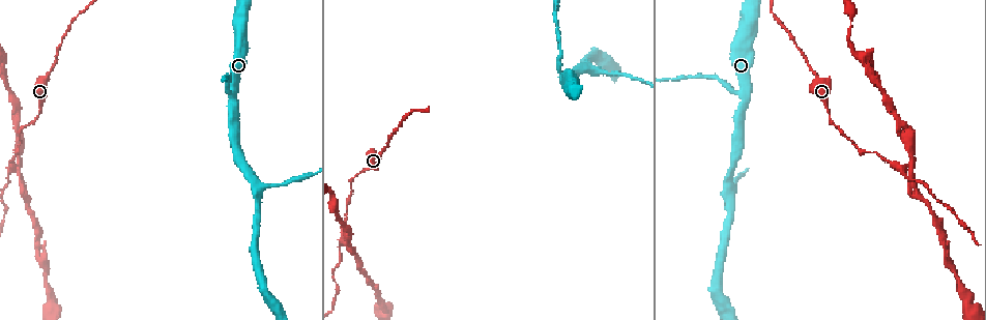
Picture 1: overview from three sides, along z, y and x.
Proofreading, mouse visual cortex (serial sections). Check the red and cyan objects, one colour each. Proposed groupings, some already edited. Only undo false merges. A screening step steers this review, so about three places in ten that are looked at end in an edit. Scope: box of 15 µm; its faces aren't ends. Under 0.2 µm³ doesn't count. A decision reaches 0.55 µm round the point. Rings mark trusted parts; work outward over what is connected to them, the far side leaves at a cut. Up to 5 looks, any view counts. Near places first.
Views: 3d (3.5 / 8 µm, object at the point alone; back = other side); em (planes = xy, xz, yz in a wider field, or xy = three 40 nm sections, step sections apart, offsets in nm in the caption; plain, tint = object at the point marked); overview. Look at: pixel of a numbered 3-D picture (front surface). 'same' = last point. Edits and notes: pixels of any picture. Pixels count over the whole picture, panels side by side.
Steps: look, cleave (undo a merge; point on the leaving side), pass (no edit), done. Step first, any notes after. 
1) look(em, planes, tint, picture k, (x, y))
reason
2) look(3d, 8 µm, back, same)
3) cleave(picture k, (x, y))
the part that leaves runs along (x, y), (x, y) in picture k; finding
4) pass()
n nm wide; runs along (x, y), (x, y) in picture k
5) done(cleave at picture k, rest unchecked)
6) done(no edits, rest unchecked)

look(3d, 8 µm, picture 1, (382, 152))
calibre changes

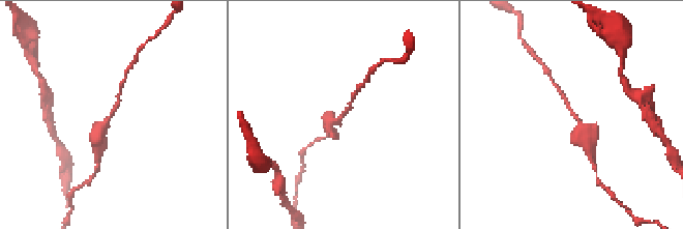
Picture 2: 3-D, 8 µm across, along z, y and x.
look(em, xy, step 5, tint, picture 2, (342, 117))
arms of 150, 450 nm; now the EM

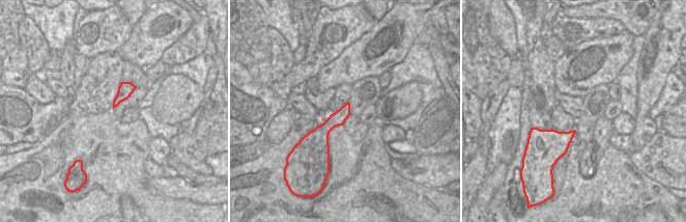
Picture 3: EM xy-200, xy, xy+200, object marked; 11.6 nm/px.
pass()
170 nm wide; runs along (586, 142), (562, 94) in picture 2; all the same cell

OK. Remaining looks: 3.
look(em, planes, tint, picture 1, (749, 90))
a fork

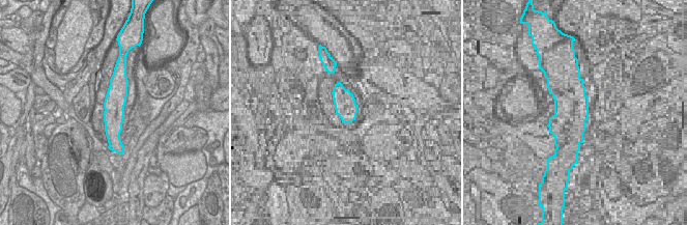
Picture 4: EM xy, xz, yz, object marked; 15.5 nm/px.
look(3d, 3.5 µm, same)
wider look

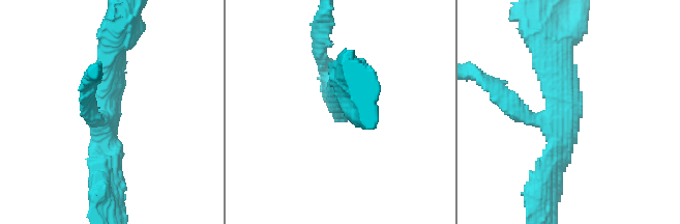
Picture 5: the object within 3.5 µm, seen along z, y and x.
pass()
arms of 200, 350, 400 nm; runs along (114, 46), (105, 179) in picture 5; continuous, no second cell

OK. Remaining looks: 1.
done(no edits, rest unchecked)

